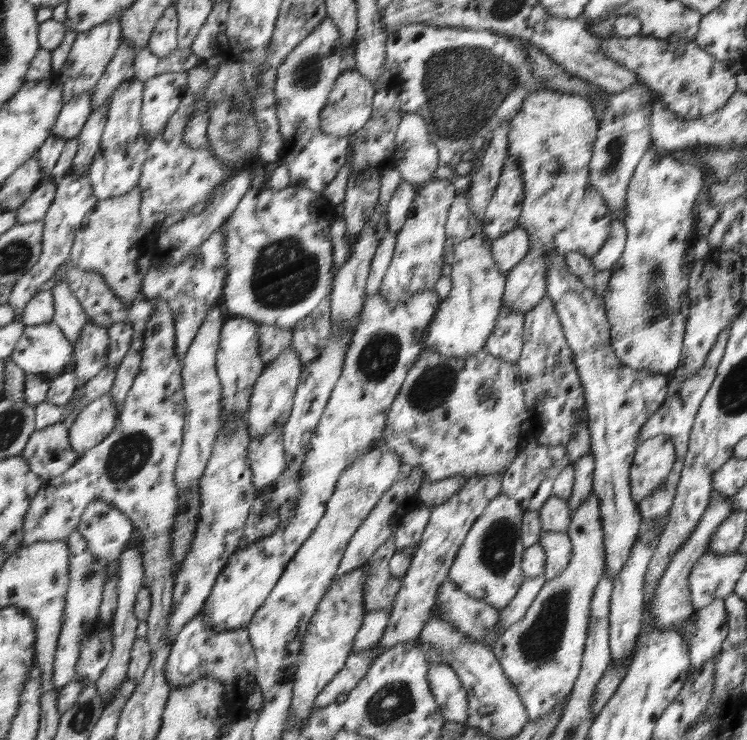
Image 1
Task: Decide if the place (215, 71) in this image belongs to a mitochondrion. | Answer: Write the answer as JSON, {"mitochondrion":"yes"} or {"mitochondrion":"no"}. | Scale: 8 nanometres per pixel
{"mitochondrion":"no"}

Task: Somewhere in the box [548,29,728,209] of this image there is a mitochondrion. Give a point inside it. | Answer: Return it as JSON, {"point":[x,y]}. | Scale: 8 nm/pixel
{"point":[615,149]}

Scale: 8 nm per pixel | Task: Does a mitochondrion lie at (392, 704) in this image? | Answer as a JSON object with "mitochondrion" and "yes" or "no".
{"mitochondrion":"yes"}

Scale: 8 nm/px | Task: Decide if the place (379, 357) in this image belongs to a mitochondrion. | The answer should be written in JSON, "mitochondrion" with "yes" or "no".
{"mitochondrion":"yes"}

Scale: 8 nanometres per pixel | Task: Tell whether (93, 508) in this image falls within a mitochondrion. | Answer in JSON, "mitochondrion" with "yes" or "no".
{"mitochondrion":"no"}

